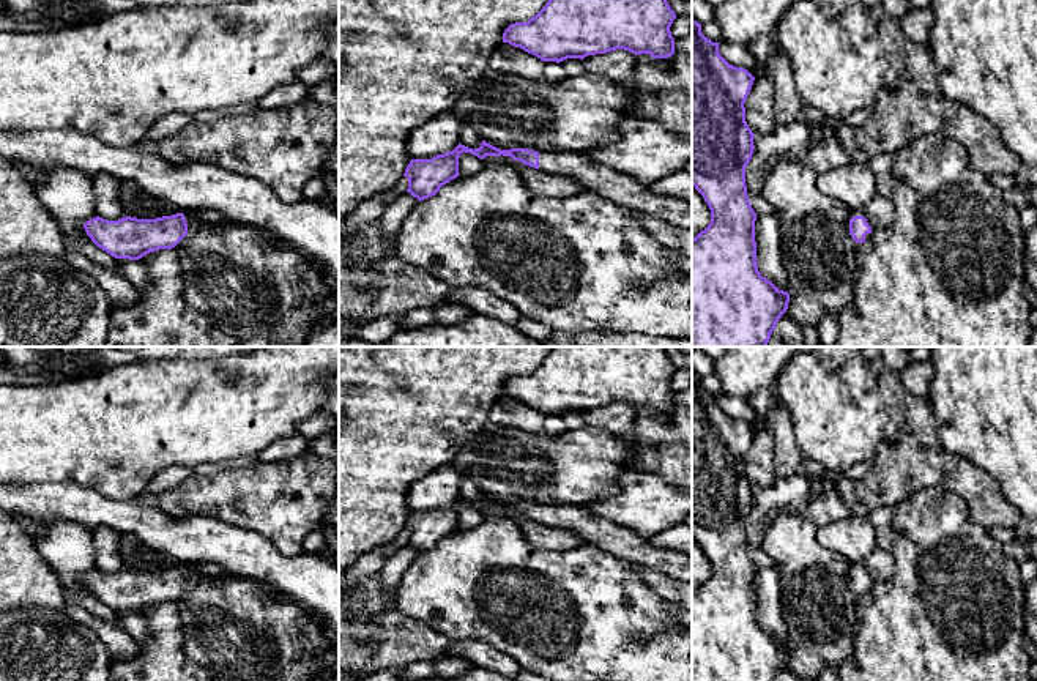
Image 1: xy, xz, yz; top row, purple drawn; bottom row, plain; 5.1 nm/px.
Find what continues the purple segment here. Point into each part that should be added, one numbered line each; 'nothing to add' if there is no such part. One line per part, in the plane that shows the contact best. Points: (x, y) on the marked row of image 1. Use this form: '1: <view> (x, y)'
1: xy (197, 218)

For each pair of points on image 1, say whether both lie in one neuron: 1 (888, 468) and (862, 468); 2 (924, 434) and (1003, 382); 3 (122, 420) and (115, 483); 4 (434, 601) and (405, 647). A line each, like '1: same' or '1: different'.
1: different
2: different
3: same
4: different

